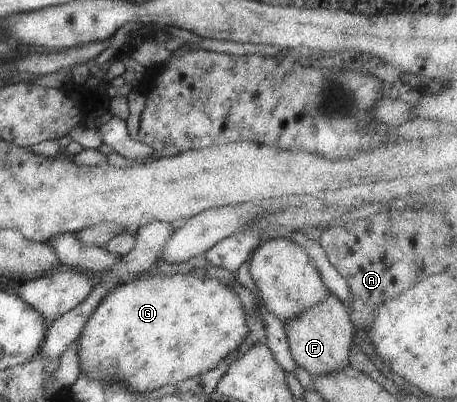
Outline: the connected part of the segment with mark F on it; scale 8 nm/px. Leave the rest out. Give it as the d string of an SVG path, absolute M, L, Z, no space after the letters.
M326 294L316 305L310 306L296 317L290 318L284 325L283 330L287 337L290 357L296 366L305 369L310 377L328 372L335 372L349 363L349 347L353 341L354 327L349 320L348 309L335 295Z

